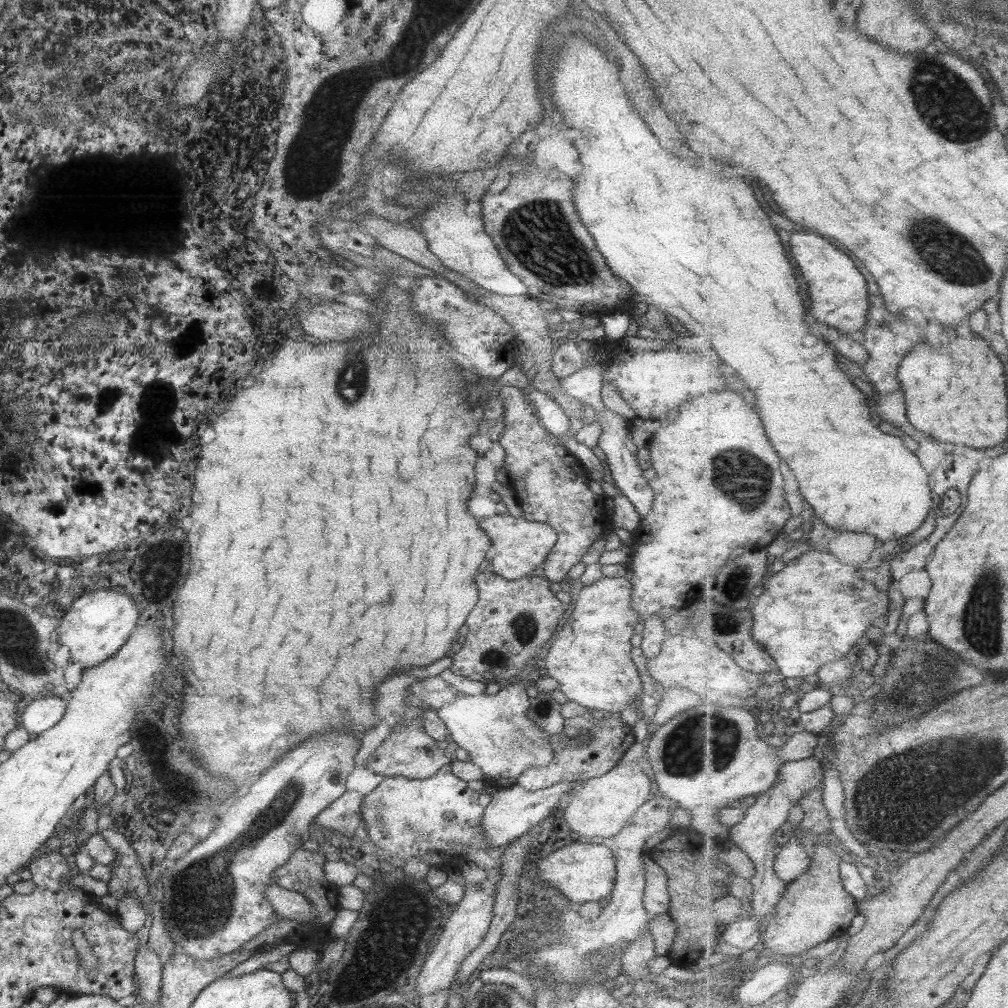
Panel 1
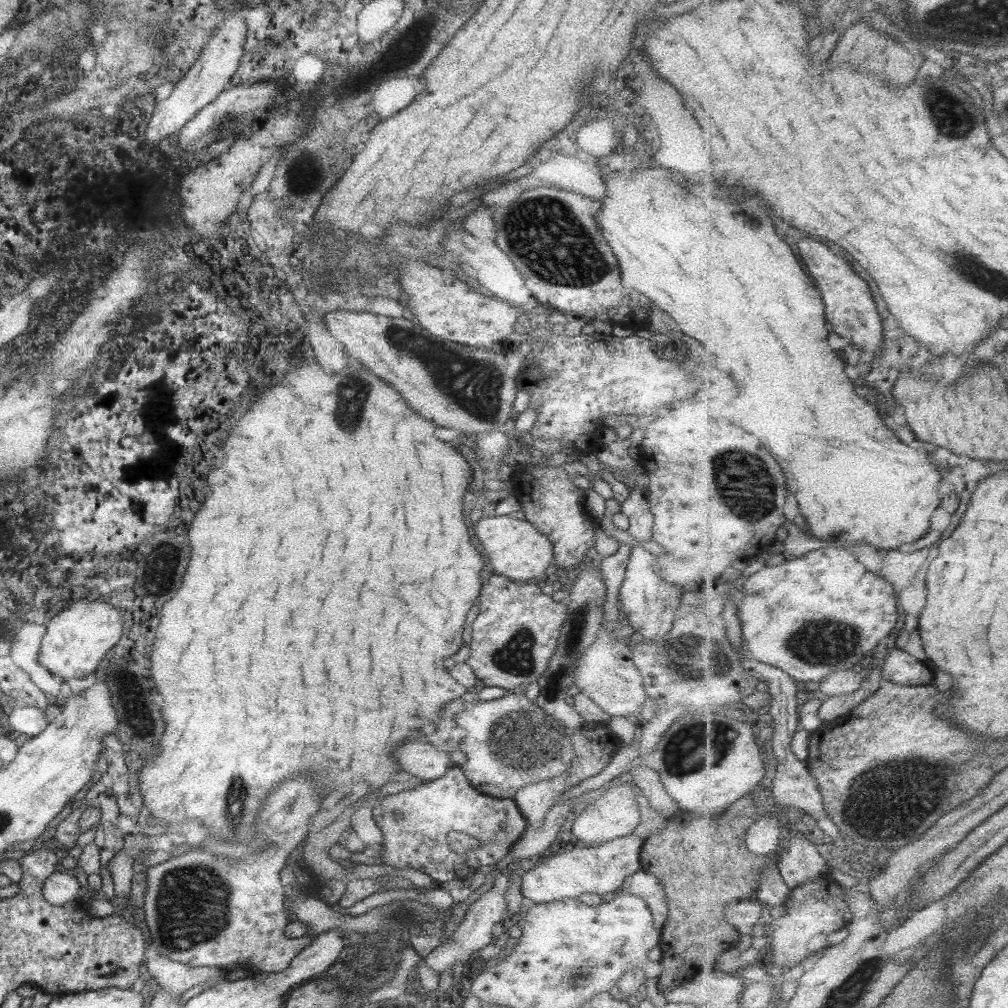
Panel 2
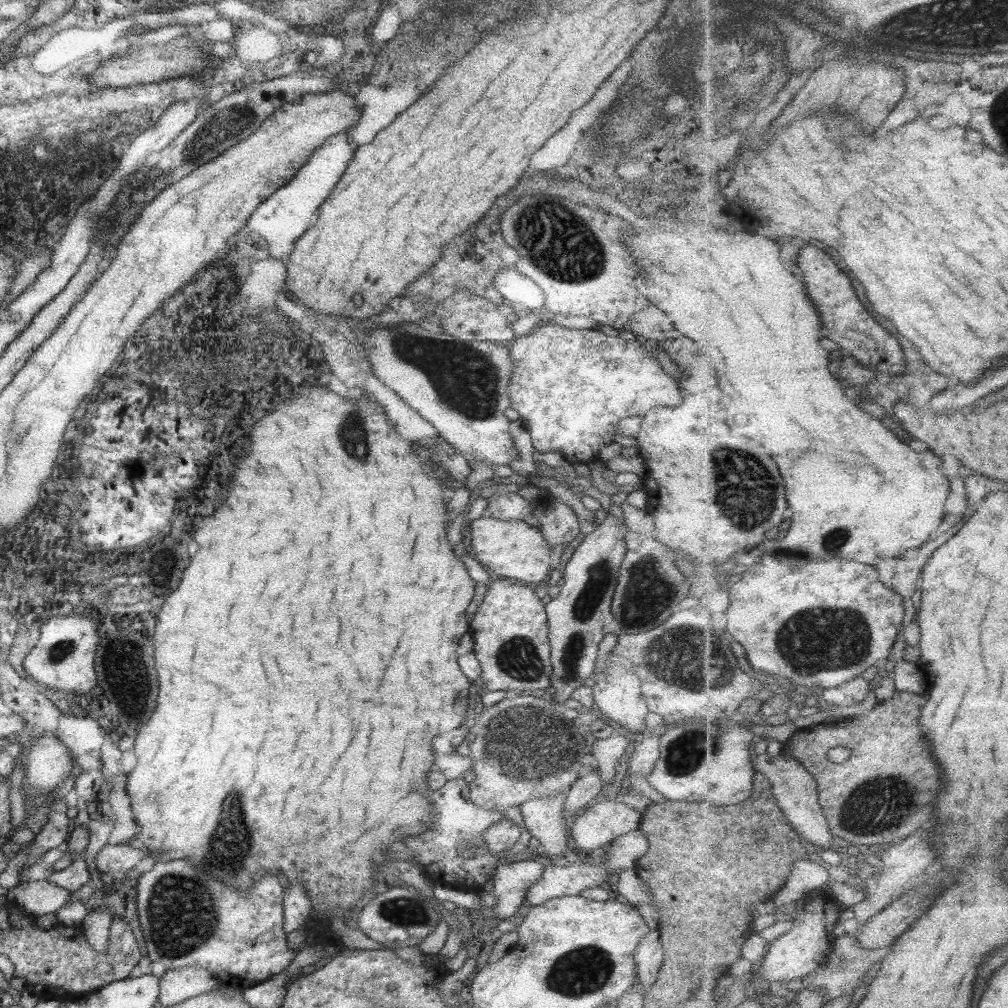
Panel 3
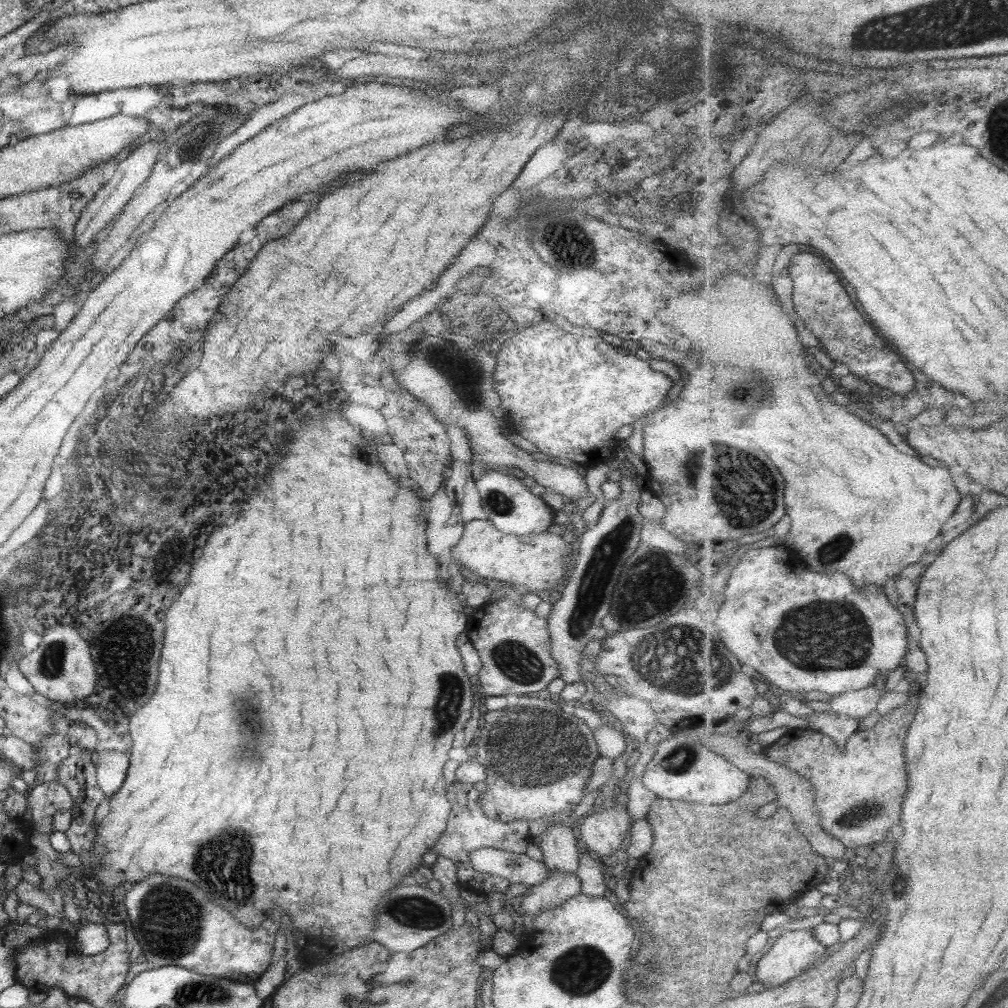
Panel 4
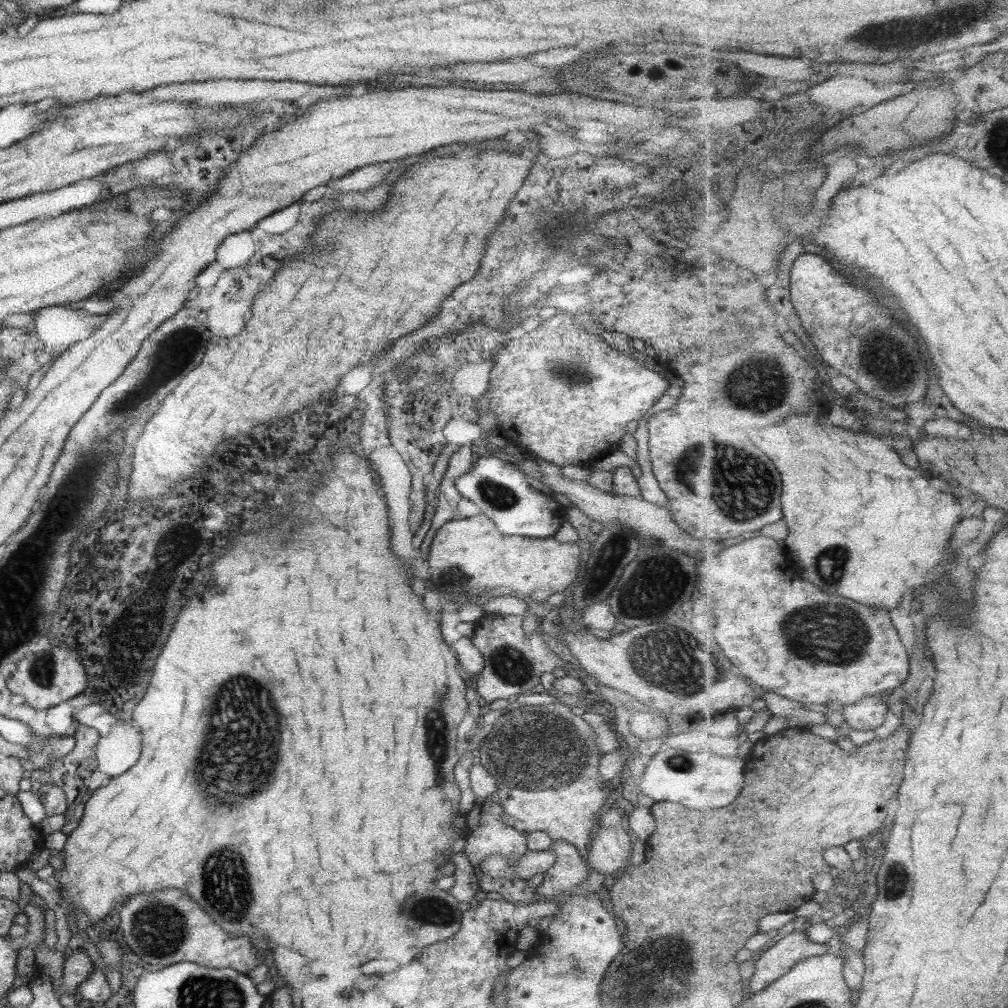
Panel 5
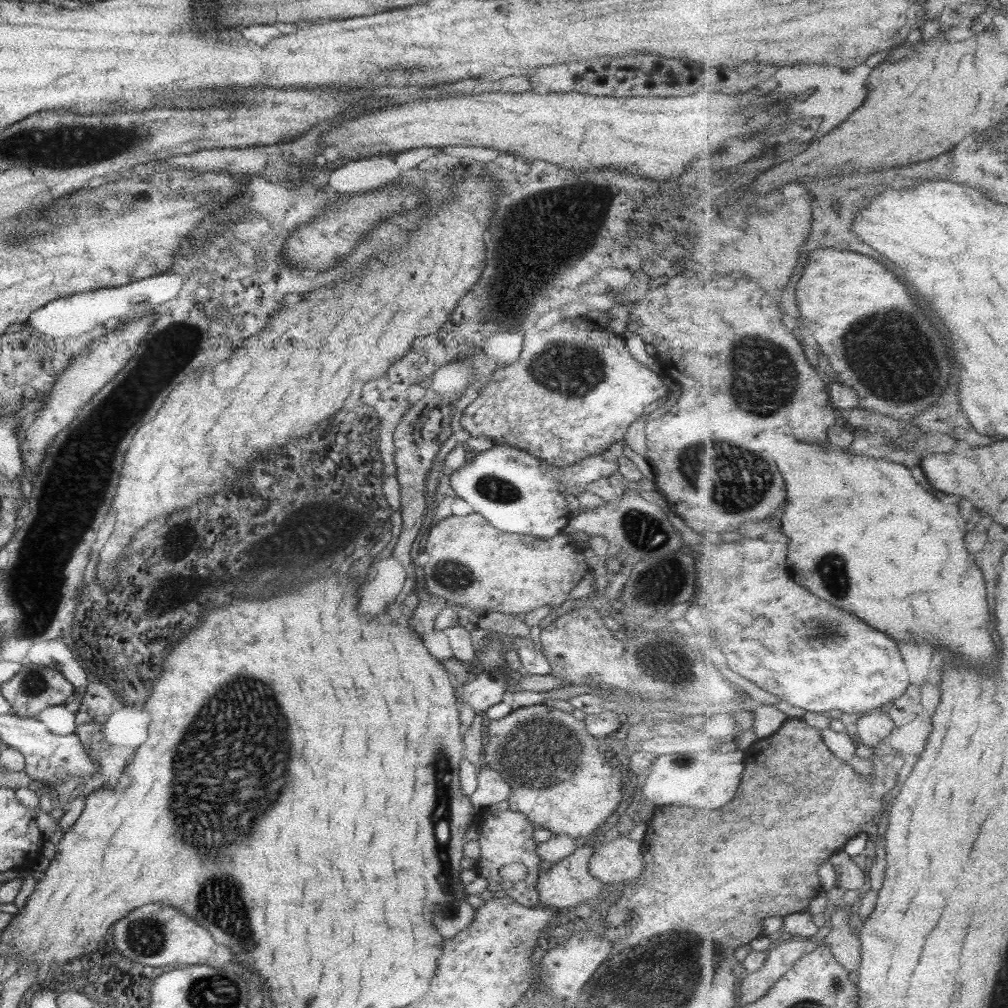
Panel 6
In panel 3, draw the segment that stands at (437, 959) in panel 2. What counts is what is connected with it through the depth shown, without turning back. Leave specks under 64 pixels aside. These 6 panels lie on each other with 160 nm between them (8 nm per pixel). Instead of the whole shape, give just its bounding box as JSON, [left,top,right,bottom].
[487,859,543,920]

